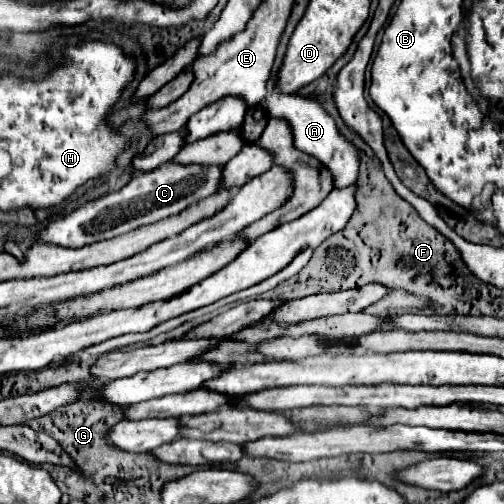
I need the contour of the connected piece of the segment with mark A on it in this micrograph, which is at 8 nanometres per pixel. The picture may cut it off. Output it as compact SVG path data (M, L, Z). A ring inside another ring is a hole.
M269 90L263 108L265 108L269 120L287 120L287 124L293 132L295 148L299 152L307 152L309 156L317 158L321 162L321 166L325 166L331 172L331 178L335 180L333 188L347 188L347 186L355 184L357 170L359 170L357 148L339 134L335 120L323 110L323 106L319 102L297 96L297 94L279 94L277 90Z

